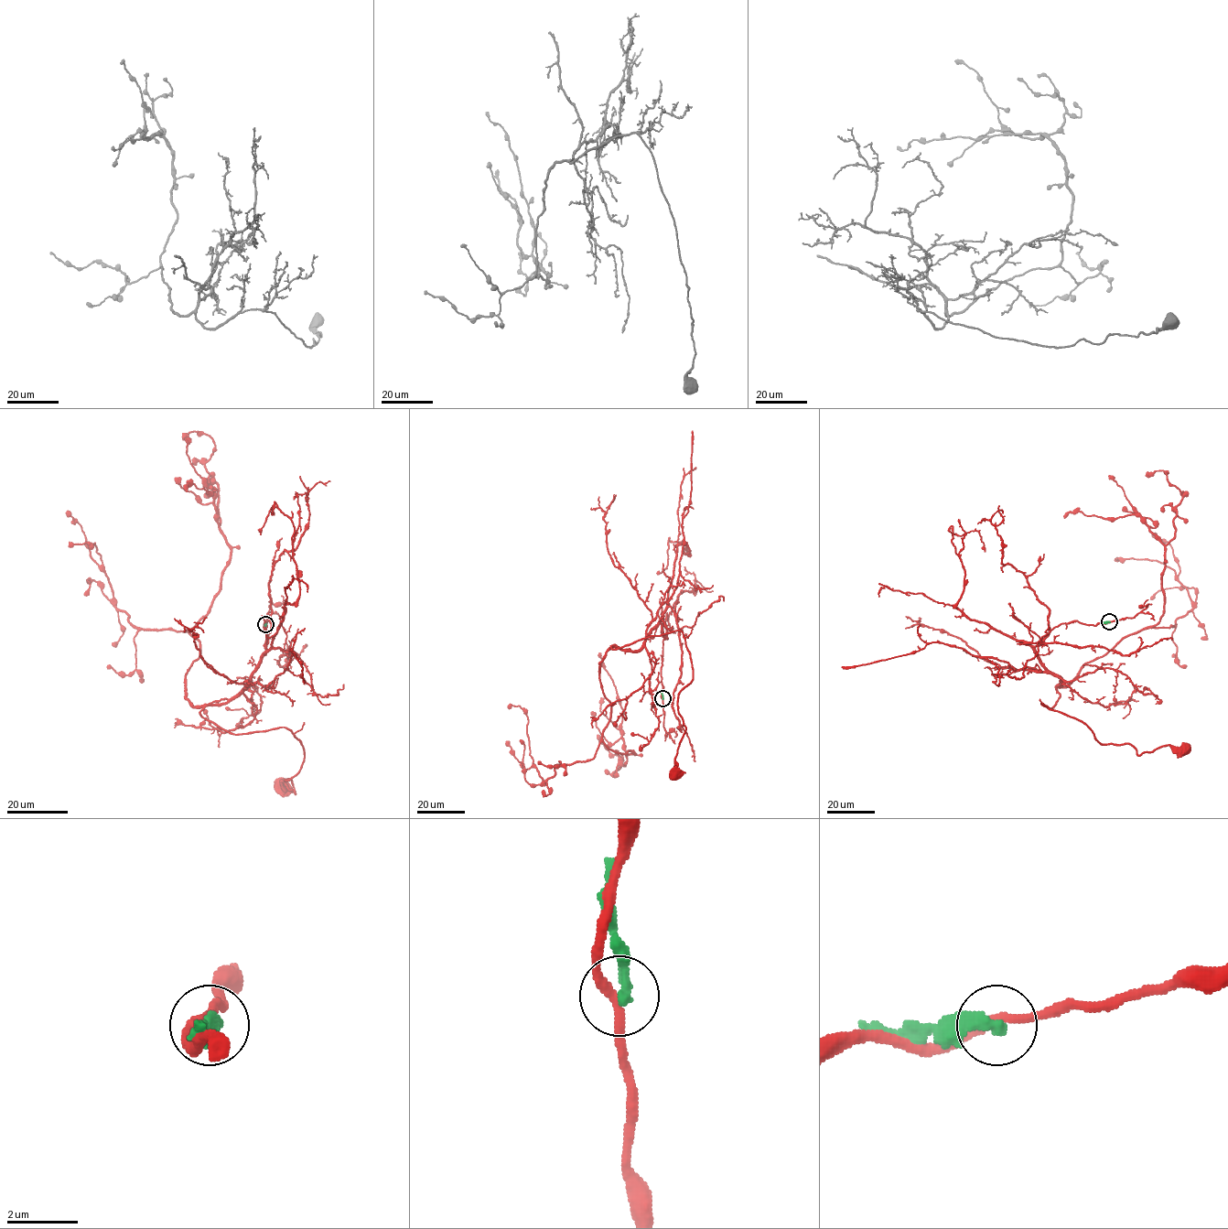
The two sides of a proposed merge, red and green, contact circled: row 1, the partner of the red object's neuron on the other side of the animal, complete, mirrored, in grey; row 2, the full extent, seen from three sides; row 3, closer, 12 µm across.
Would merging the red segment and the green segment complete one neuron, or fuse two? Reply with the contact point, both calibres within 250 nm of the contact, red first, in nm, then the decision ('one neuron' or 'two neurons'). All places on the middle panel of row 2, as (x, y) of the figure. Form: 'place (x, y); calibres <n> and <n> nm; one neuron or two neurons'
place (662, 698); calibres 260 and 340 nm; two neurons

